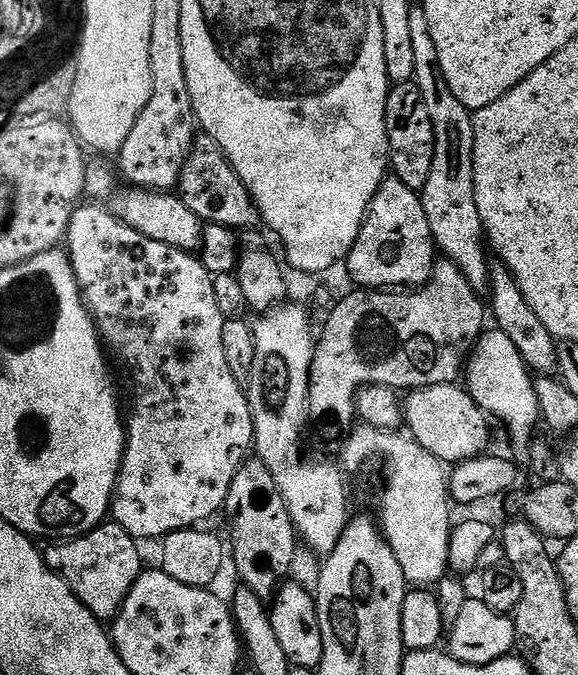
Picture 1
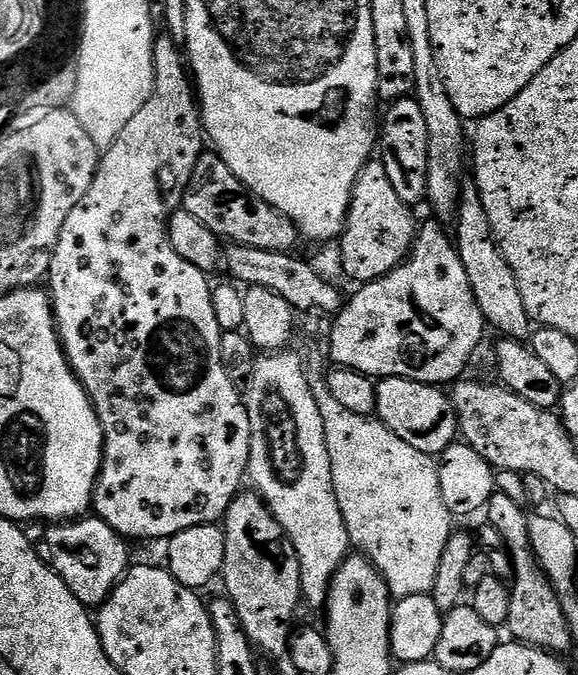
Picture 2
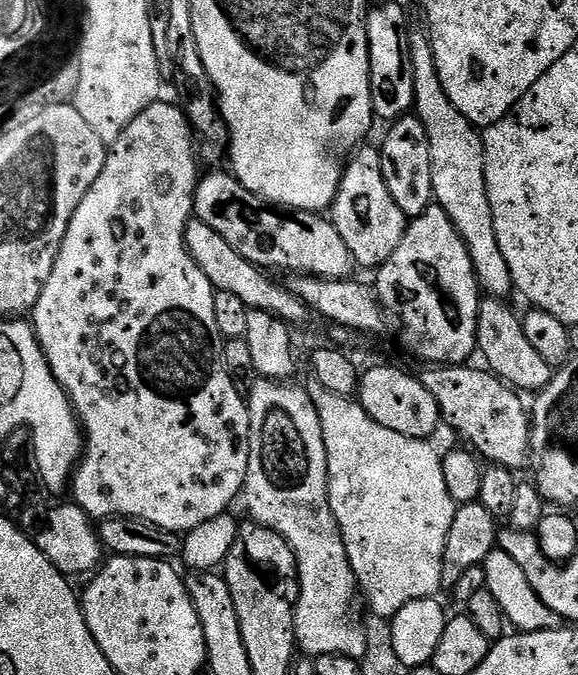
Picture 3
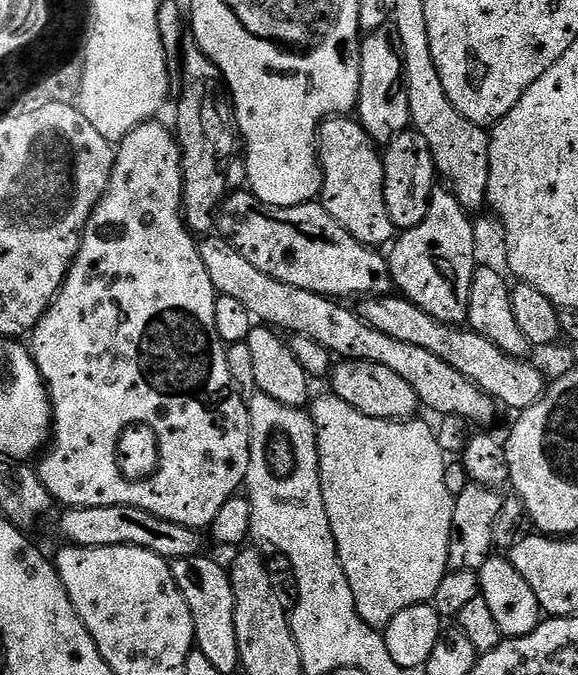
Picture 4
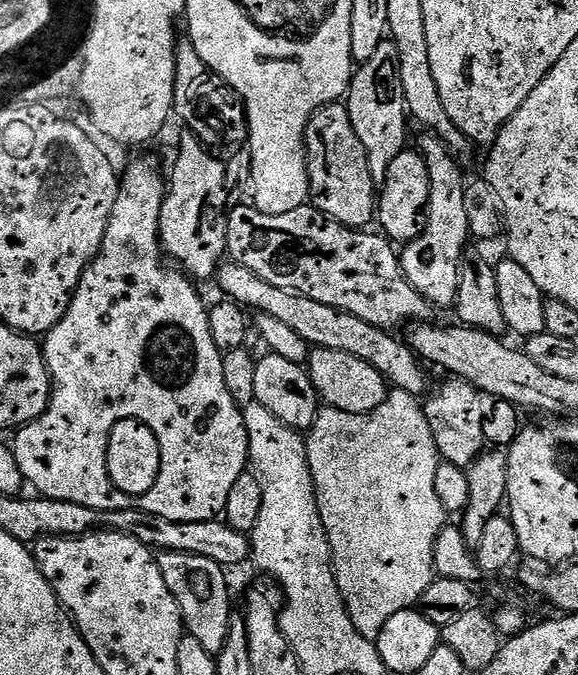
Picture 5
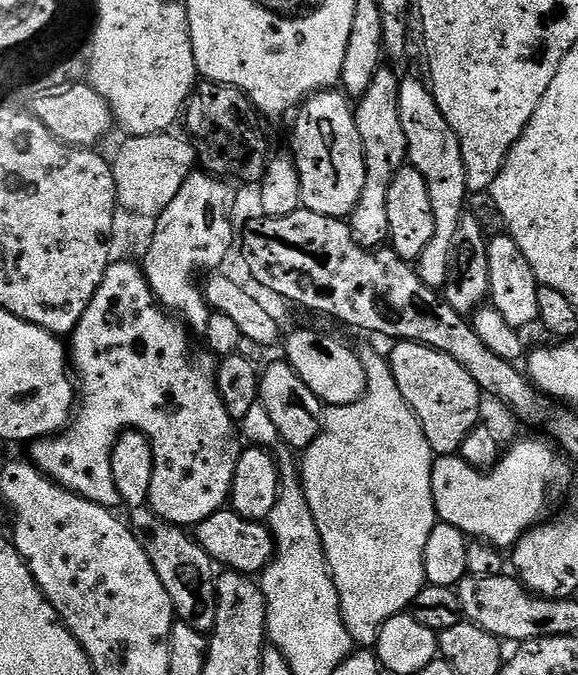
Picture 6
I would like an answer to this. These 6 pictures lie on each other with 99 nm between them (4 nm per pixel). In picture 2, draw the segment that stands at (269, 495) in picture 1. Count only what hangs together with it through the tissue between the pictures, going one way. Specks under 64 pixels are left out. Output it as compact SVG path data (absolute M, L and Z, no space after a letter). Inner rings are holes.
M241 491L230 502L227 514L224 515L222 527L226 538L226 558L222 581L227 599L238 610L238 618L242 618L242 630L246 630L248 641L252 643L257 653L265 652L268 656L287 657L294 635L292 623L296 620L296 611L302 608L302 593L300 590L300 563L298 554L290 542L290 538L276 521L276 516L264 502L264 497L259 491Z

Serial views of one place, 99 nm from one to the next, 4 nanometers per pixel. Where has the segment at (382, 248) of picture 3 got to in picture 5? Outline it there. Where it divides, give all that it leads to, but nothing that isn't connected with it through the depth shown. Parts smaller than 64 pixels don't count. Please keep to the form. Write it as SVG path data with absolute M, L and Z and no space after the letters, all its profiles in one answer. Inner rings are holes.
M337 102L319 108L308 124L308 131L304 133L304 142L308 150L308 190L311 207L326 213L332 220L344 224L347 228L367 229L371 225L368 223L373 223L378 207L378 186L372 177L366 150L362 142L358 142L358 134L354 134L347 107Z

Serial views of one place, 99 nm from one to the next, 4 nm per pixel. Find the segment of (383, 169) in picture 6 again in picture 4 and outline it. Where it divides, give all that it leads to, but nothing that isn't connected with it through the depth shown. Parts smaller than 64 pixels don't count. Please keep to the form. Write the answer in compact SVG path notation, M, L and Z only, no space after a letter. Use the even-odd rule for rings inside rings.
M391 23L367 33L360 42L360 97L354 109L361 126L377 145L387 145L398 134L409 131L410 102L404 85L402 38Z

